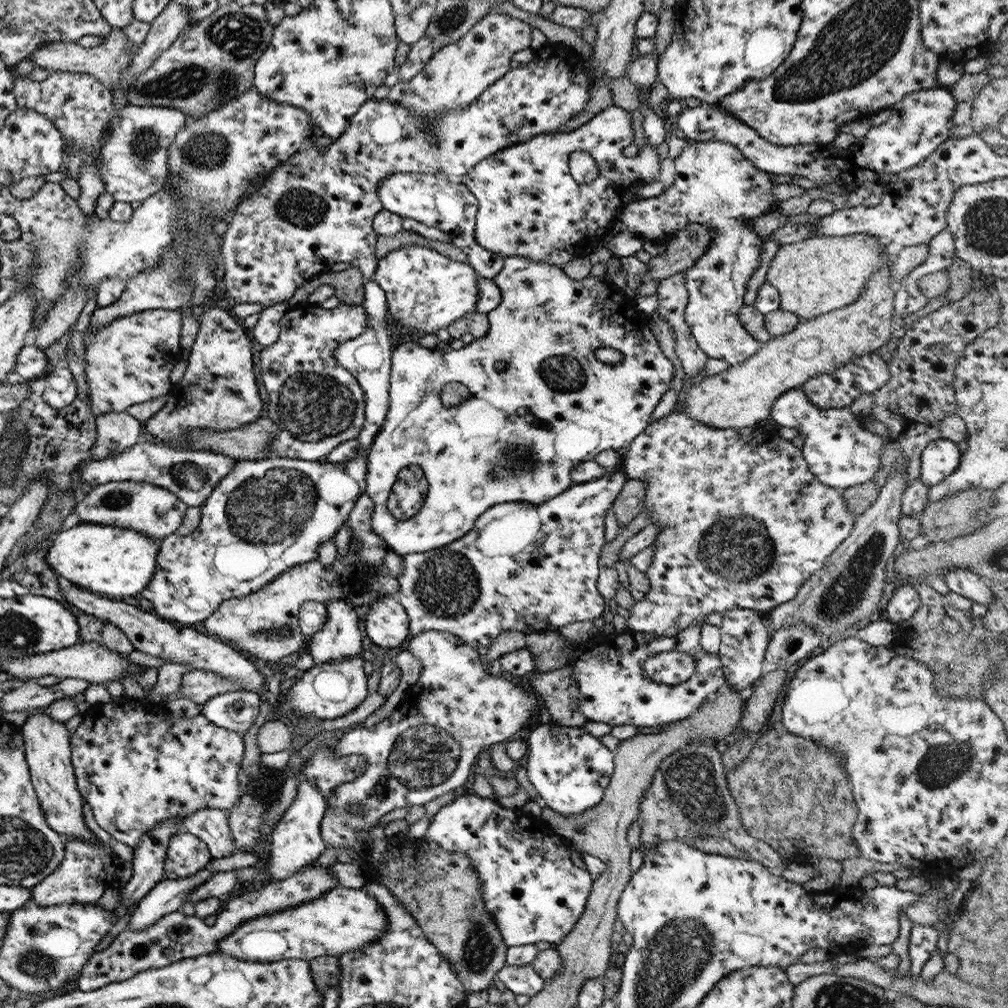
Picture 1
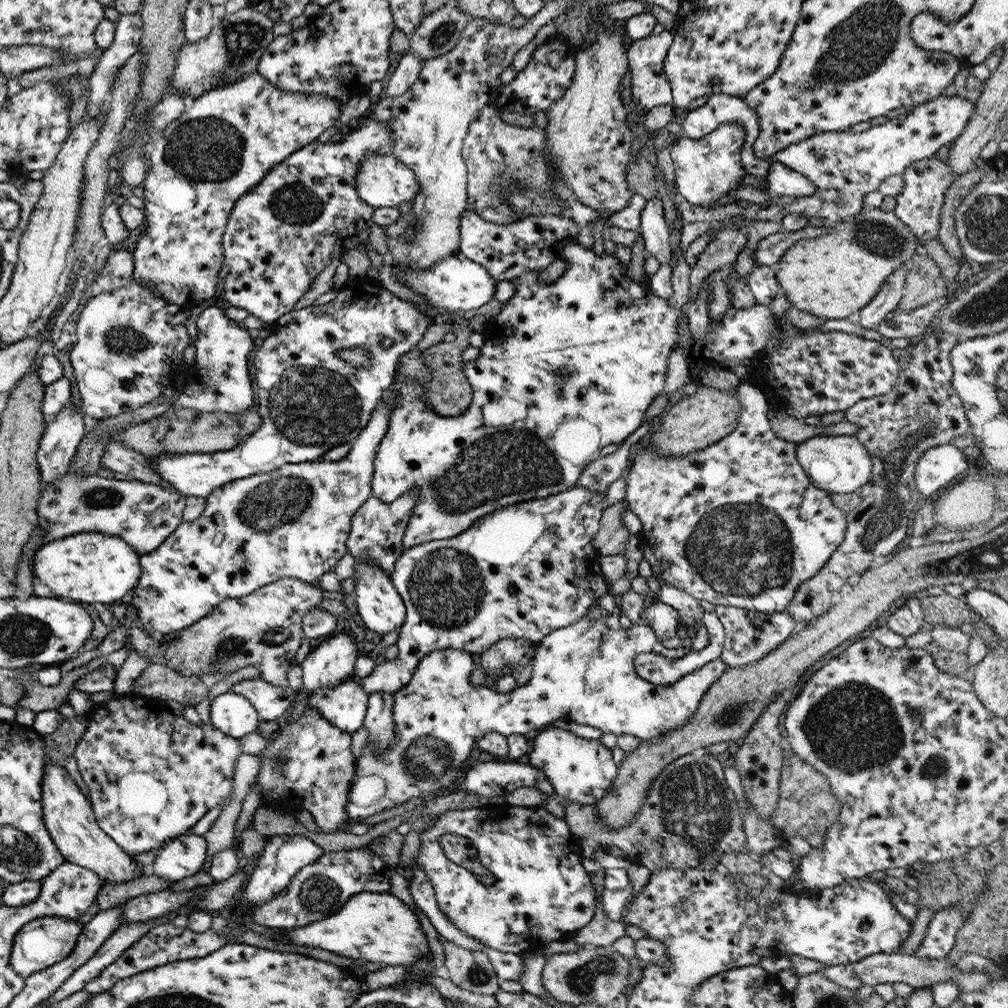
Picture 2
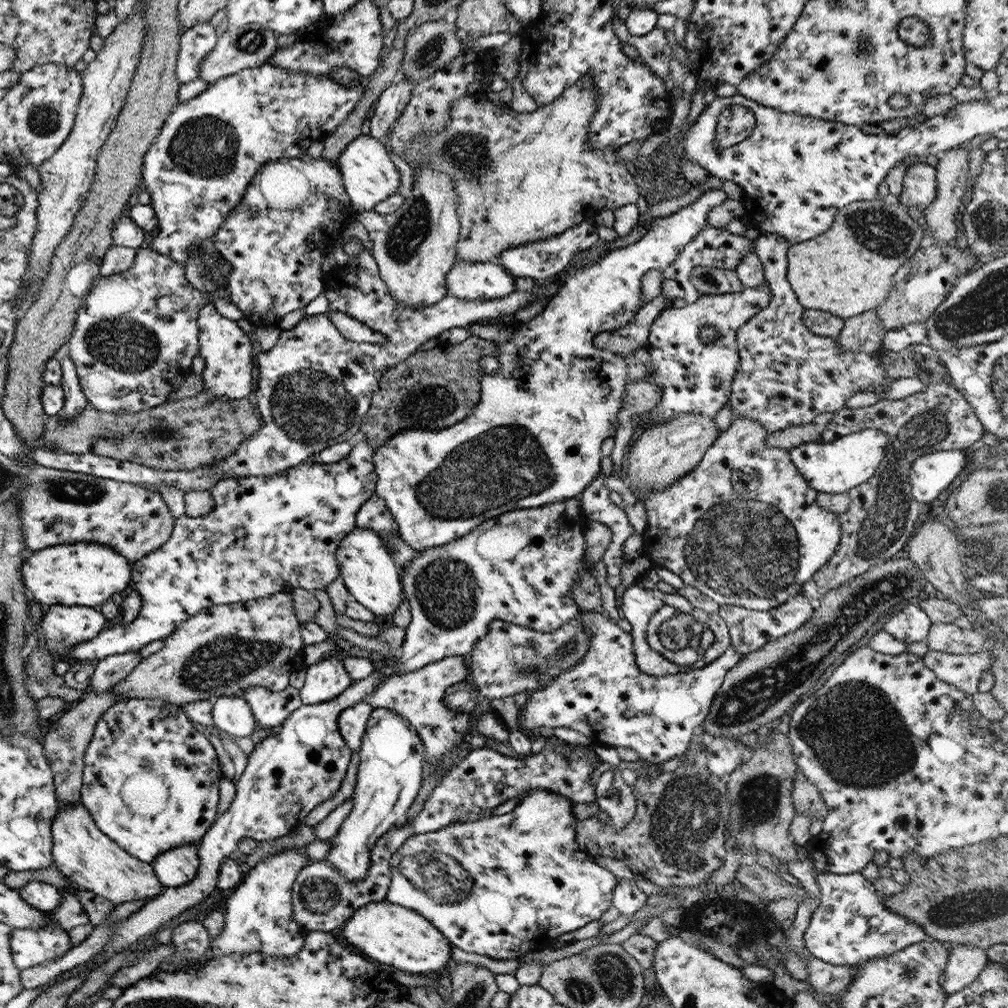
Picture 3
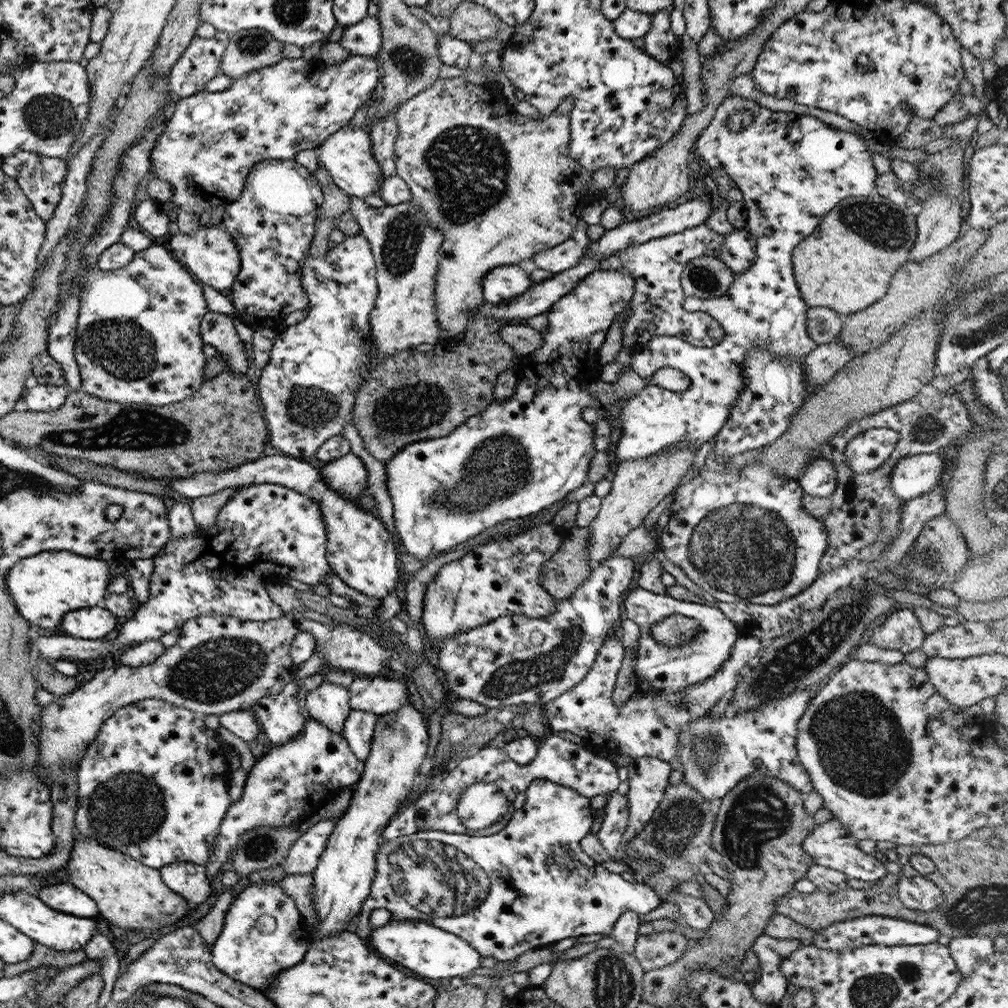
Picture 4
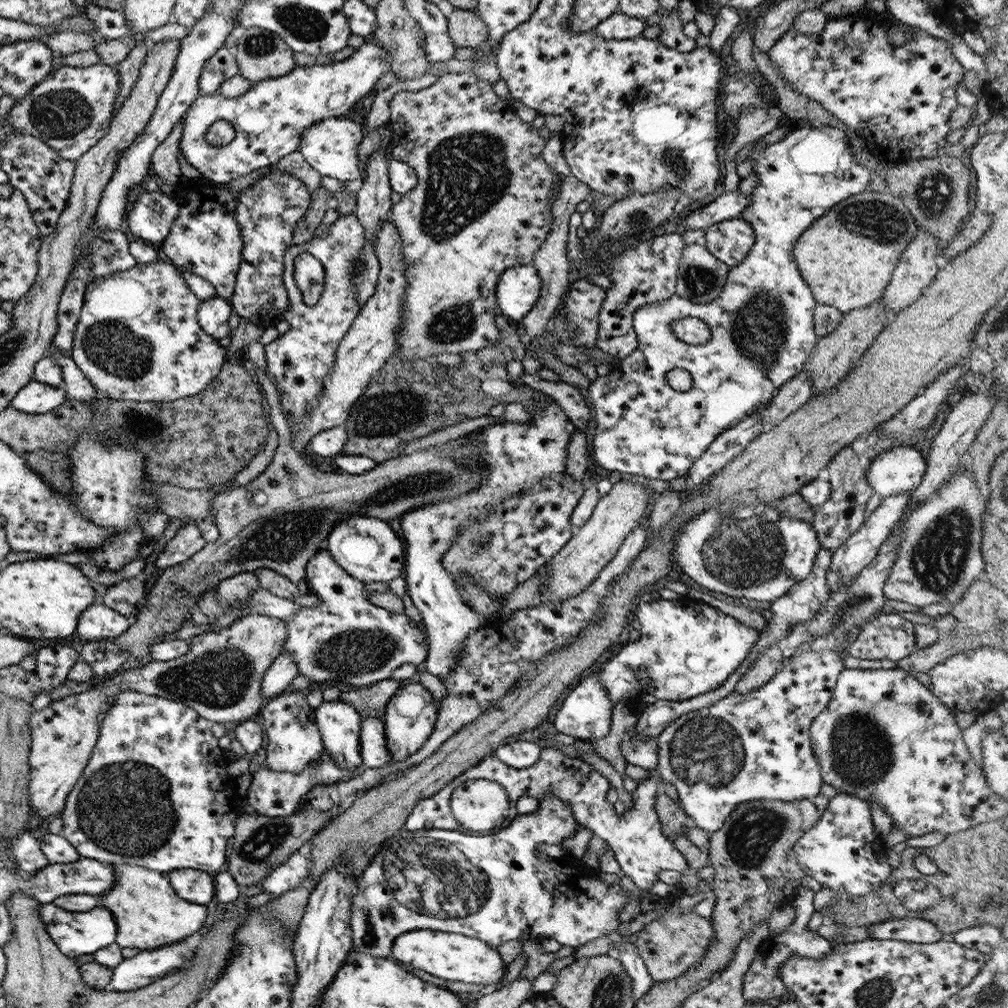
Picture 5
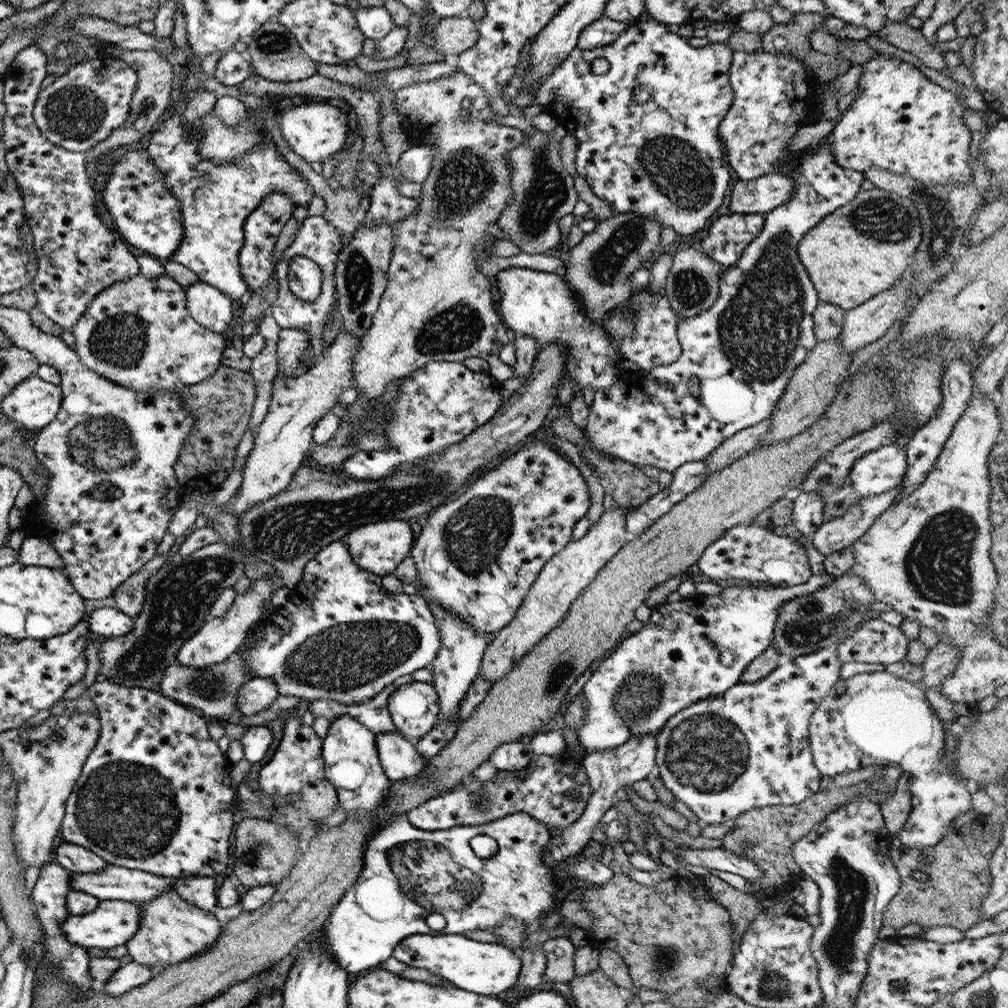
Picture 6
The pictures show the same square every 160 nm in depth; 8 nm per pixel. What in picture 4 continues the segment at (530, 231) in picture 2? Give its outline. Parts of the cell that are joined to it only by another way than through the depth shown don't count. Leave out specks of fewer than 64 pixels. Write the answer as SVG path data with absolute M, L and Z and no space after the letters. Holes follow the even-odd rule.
M579 220L567 240L552 246L550 249L536 252L532 256L533 262L538 269L548 270L551 273L567 270L580 261L589 243L587 224Z

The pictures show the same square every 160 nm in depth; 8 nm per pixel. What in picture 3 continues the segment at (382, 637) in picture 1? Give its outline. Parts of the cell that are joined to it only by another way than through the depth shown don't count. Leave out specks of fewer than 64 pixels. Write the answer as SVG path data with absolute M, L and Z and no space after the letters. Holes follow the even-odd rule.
M353 526L337 545L335 558L338 577L348 593L379 620L388 621L402 603L402 590L398 570L379 535L368 528Z

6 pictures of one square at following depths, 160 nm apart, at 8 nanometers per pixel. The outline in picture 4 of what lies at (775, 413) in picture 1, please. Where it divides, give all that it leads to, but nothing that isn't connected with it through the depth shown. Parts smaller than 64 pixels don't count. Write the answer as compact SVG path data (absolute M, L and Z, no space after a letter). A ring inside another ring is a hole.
M875 428L853 436L853 440L844 448L849 458L849 467L859 474L877 469L888 459L898 442L895 430ZM815 458L804 468L803 474L796 481L803 494L825 498L833 495L835 490L835 470L825 458Z

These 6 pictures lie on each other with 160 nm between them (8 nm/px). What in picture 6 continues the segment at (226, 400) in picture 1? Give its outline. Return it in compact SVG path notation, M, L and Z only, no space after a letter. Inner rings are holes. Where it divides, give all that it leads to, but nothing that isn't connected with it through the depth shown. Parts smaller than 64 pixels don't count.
M196 279L184 287L188 313L209 331L224 334L235 314L235 303L214 286Z

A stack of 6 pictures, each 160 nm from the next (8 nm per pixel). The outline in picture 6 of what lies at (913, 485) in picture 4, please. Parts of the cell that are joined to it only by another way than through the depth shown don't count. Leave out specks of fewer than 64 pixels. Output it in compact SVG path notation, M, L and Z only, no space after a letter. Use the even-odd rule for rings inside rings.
M893 446L869 451L853 461L846 481L860 499L883 494L904 478L905 456L903 449Z

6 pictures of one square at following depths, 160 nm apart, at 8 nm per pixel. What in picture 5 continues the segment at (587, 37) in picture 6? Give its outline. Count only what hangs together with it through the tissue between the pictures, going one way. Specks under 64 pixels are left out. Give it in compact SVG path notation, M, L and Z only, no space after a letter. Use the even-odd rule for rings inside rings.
M614 13L593 28L593 33L606 39L629 39L642 34L648 21Z

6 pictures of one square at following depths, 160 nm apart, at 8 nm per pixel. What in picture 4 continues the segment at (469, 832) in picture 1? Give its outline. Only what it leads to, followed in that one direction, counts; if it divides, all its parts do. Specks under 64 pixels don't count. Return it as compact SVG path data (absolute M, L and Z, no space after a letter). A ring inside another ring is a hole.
M545 779L532 780L525 792L524 804L521 808L514 810L509 821L494 834L470 836L466 834L443 833L442 830L419 830L418 833L407 834L406 837L381 841L375 853L375 874L371 881L369 894L362 902L362 908L358 914L357 925L355 925L354 931L355 936L367 944L369 938L371 938L371 929L373 929L369 924L371 911L384 908L391 913L393 920L399 920L399 922L422 921L463 939L471 949L479 953L481 959L492 958L497 961L511 961L523 954L523 952L540 950L540 948L550 946L555 941L563 940L563 938L577 938L591 934L600 934L602 938L603 936L610 936L617 918L625 910L631 910L631 912L640 915L647 914L647 912L655 910L659 906L661 902L659 902L657 894L645 883L636 882L633 884L624 880L618 873L607 871L601 867L600 863L591 860L580 849L579 841L589 833L589 828L591 828L593 821L588 798L579 796L571 789Z

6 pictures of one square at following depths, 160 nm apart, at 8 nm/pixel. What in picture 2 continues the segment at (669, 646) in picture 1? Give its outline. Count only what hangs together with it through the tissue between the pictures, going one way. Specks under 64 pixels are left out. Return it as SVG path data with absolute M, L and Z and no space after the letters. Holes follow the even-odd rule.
M663 583L655 597L677 611L680 626L676 633L680 638L679 646L665 648L657 641L651 627L643 622L625 629L620 627L613 630L606 627L602 619L589 621L583 616L569 626L546 634L536 646L529 680L524 685L514 686L505 693L494 691L485 684L471 685L469 672L473 668L472 653L447 647L424 654L424 657L418 660L409 682L392 693L391 717L396 739L386 749L381 749L374 755L368 753L368 746L365 745L360 757L356 759L355 770L346 794L346 815L352 821L373 820L381 811L401 805L411 798L445 793L451 788L451 784L463 775L464 762L469 758L471 746L488 732L498 732L506 737L510 734L530 736L549 727L555 720L560 720L592 726L603 733L615 734L616 737L621 734L632 734L640 741L654 743L664 732L685 726L698 708L703 694L723 674L727 666L717 657L701 668L685 674L679 680L665 685L651 684L639 678L634 671L634 656L643 652L653 652L674 659L687 650L695 652L696 650L691 648L692 625L703 622L704 611L698 604L699 600L689 596L687 592Z

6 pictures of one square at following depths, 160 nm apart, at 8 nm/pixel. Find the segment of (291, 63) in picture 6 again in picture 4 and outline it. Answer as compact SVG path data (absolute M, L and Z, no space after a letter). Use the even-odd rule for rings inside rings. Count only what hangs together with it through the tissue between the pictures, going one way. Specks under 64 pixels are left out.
M260 29L239 30L229 35L220 61L220 74L235 80L283 59L282 43Z

